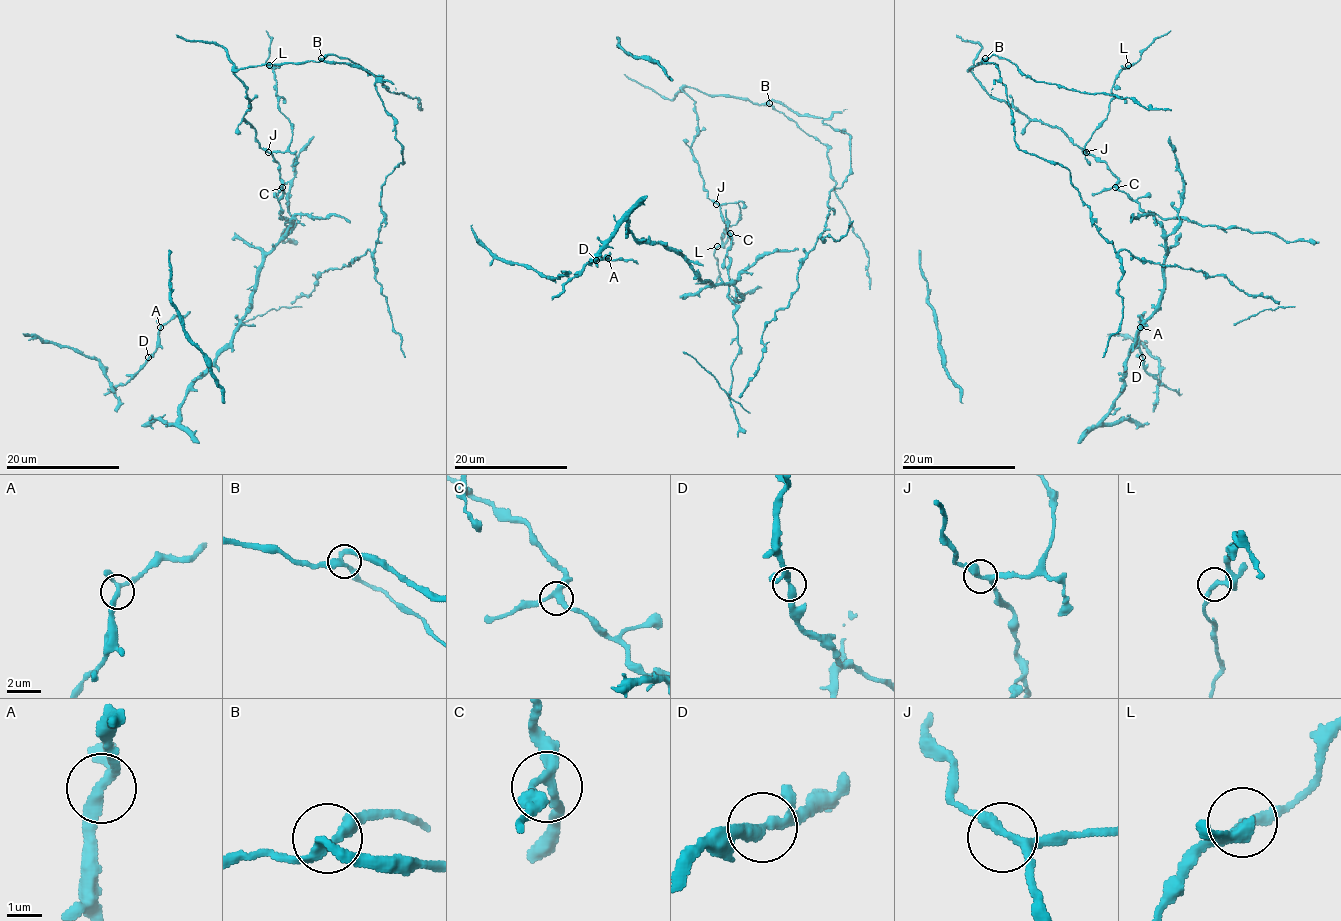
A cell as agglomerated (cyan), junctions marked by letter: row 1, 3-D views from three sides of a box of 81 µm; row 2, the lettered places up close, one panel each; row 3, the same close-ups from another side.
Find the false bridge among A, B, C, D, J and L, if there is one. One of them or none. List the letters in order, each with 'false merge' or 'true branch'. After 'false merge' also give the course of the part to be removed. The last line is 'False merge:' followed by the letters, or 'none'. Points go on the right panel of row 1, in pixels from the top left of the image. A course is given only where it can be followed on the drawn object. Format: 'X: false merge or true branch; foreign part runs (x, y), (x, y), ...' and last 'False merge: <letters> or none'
A: true branch
B: true branch
C: true branch
D: true branch
J: true branch
L: true branch
False merge: none

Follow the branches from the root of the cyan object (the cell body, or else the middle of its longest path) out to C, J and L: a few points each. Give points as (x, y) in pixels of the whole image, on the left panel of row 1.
C: (249, 125), (255, 130), (259, 146), (269, 152), (279, 165), (282, 187)
J: (249, 125), (255, 130), (259, 146), (268, 152)
L: (249, 125), (260, 147), (269, 152), (287, 149), (292, 123), (280, 111), (275, 71), (269, 65)

